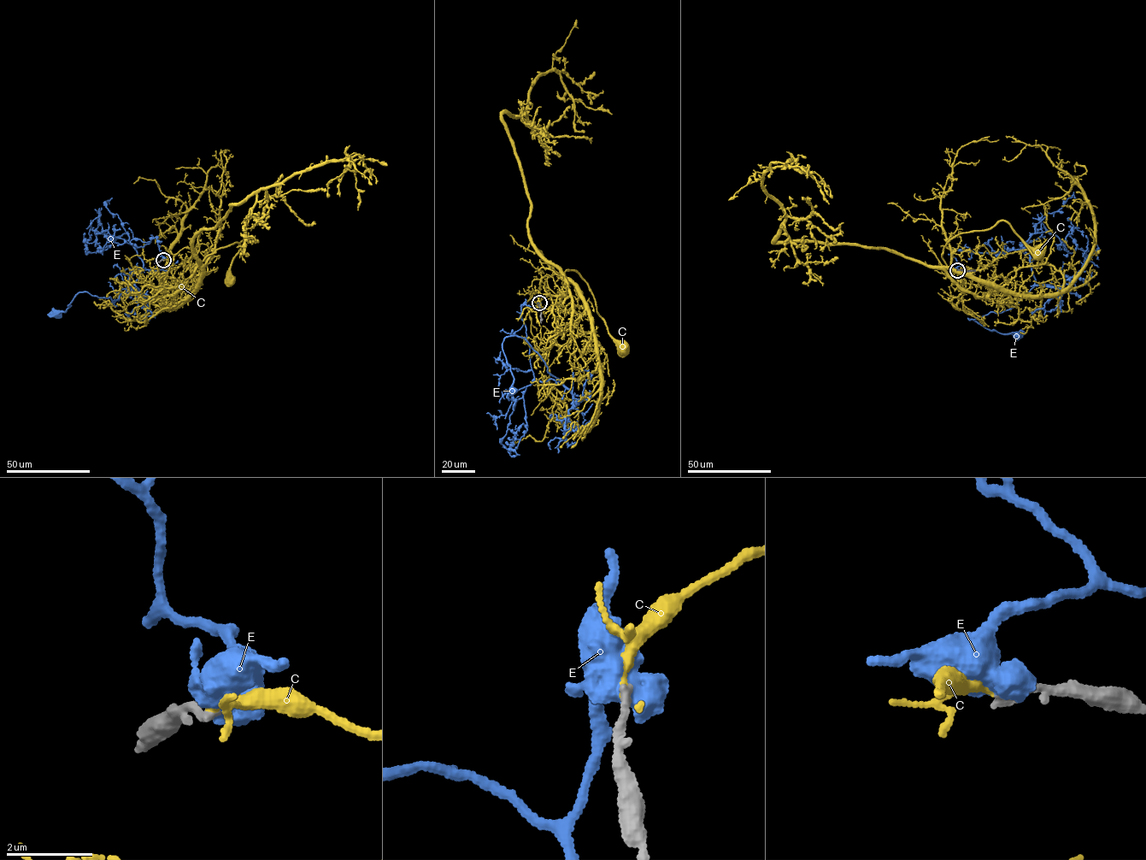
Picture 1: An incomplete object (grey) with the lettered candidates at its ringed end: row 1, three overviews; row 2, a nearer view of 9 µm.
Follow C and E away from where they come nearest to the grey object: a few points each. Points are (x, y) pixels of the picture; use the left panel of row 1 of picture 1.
C: (163, 260), (171, 261), (164, 281), (182, 285), (206, 256), (243, 241), (226, 273), (230, 280)
E: (163, 260), (156, 238), (150, 239), (135, 249), (143, 268), (135, 288), (113, 301), (78, 293), (57, 315)

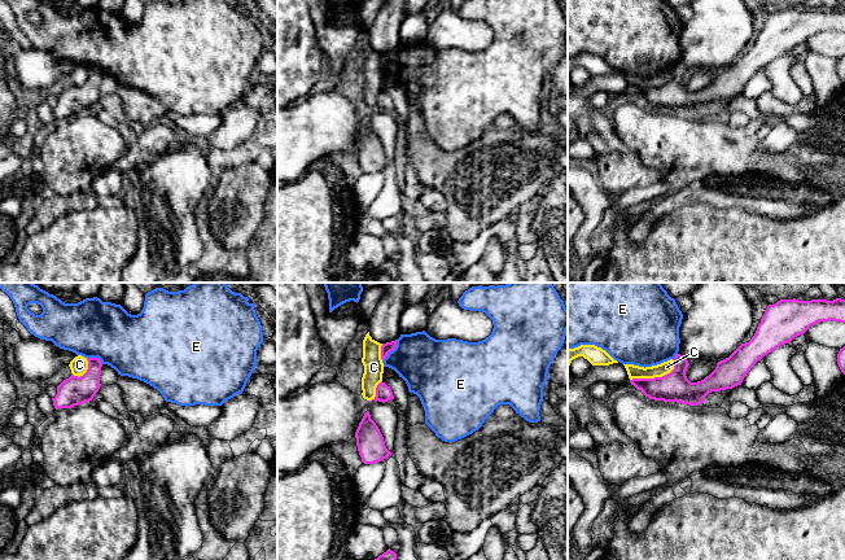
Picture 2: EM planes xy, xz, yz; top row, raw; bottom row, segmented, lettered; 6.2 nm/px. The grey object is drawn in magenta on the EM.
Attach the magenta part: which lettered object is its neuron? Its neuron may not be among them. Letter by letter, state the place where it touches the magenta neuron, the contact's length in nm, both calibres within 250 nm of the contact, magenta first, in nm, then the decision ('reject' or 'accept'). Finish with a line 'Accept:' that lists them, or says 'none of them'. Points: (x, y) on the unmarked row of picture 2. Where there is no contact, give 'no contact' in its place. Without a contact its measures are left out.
C: meets magenta in yz at (655, 87); contact 300 nm long; 190 nm thick on the magenta side, 80 nm on the other; reject
E: meets magenta in xz at (392, 60); contact 160 nm long; 70 nm thick on the magenta side, 340 nm on the other; reject
Accept: none of them

